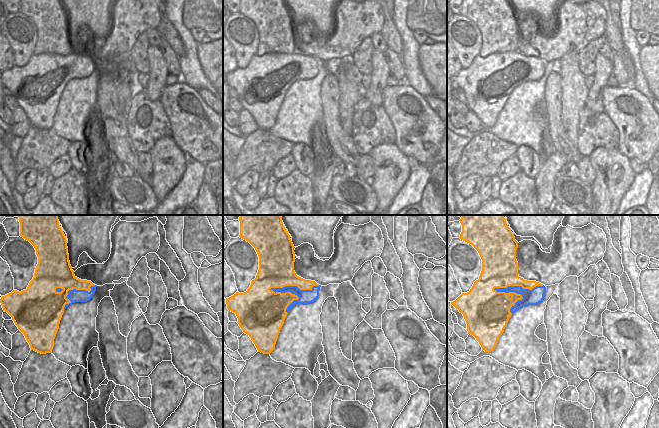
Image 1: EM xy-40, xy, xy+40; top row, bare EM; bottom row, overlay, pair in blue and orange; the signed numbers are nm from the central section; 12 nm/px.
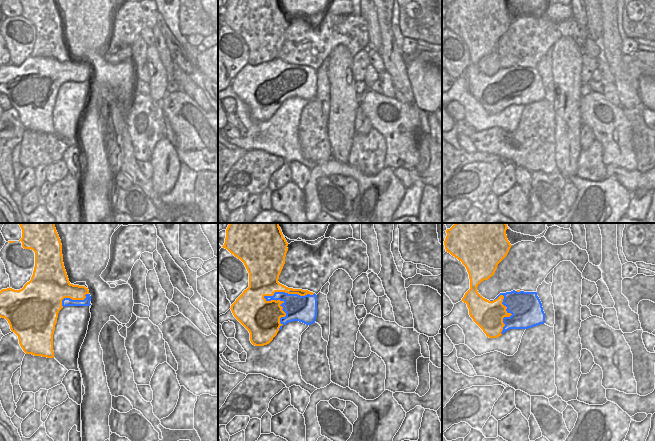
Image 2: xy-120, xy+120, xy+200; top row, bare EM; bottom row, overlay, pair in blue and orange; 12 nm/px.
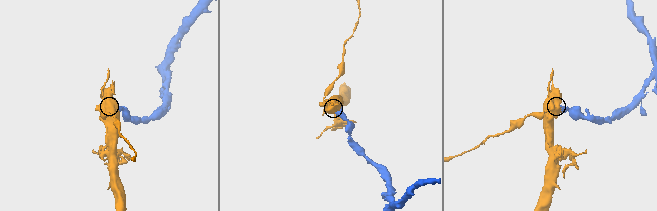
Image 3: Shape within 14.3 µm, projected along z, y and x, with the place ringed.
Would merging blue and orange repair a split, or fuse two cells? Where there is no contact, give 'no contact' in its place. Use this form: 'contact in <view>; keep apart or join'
contact in xy+40; keep apart

